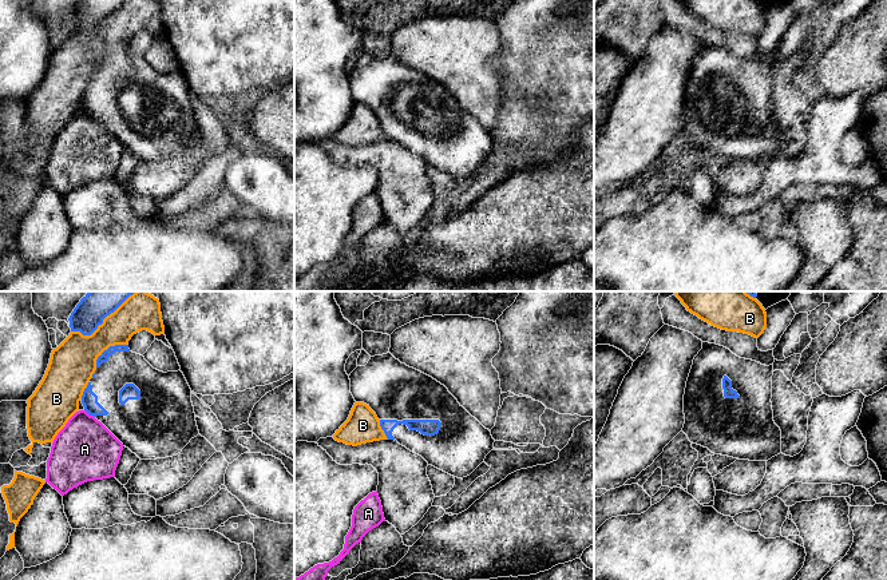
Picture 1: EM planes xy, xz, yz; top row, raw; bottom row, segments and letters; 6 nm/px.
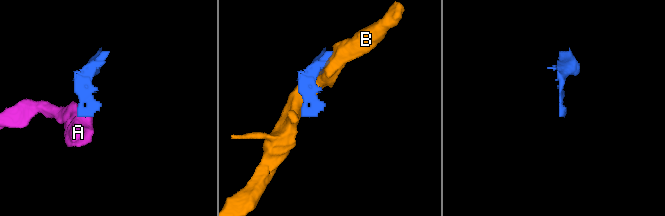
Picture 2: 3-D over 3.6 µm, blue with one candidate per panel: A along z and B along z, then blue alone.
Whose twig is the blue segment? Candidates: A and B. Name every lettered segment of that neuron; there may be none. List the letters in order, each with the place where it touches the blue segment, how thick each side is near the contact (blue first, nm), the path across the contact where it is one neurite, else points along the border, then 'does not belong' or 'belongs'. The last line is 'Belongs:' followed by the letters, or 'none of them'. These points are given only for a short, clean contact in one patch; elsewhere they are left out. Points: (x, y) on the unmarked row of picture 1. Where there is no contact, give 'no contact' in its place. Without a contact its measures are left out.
A: xy (90, 115) | 100/380 nm | along xy (84, 110), (94, 118) | does not belong
B: xy (99, 24) | 180/240 nm | does not belong
Belongs: none of them

